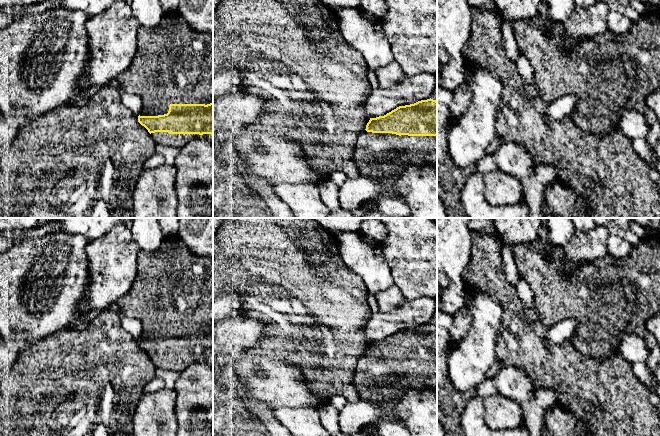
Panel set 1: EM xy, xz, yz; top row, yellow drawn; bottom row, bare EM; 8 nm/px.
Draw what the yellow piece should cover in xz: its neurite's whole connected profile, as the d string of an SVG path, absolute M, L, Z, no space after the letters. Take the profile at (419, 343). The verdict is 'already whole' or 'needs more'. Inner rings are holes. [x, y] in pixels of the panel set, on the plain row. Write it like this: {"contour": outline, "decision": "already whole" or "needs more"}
{"contour": "M437 298L435 312L429 323L399 330L384 340L370 342L366 353L358 359L353 374L354 388L360 400L375 405L395 404L410 390L430 388L437 391Z", "decision": "needs more"}

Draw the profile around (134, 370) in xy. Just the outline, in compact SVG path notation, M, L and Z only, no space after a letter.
M111 309L103 310L90 322L84 323L77 328L71 328L63 331L62 333L54 334L51 337L36 341L20 353L19 358L10 368L0 371L0 436L132 436L132 418L134 416L137 404L143 394L145 385L156 377L155 371L156 367L152 363L148 354L138 346L138 341L122 328L119 313Z

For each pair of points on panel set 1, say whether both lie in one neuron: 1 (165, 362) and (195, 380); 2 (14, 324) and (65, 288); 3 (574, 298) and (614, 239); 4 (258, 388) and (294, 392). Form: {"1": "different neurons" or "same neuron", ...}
{"1": "different neurons", "2": "same neuron", "3": "different neurons", "4": "same neuron"}

